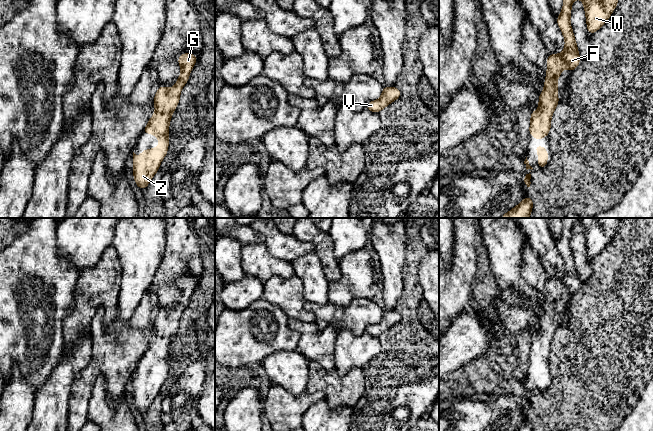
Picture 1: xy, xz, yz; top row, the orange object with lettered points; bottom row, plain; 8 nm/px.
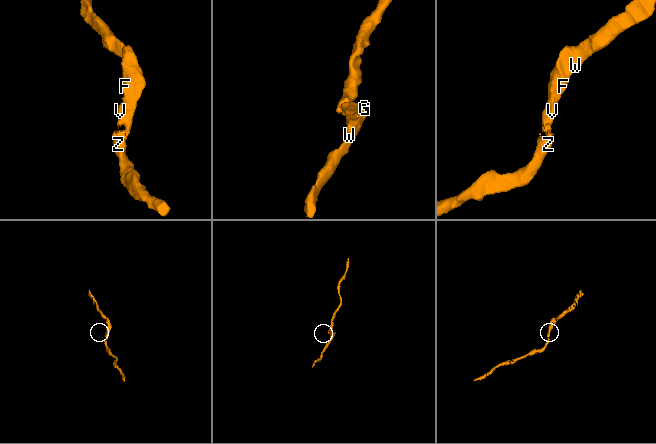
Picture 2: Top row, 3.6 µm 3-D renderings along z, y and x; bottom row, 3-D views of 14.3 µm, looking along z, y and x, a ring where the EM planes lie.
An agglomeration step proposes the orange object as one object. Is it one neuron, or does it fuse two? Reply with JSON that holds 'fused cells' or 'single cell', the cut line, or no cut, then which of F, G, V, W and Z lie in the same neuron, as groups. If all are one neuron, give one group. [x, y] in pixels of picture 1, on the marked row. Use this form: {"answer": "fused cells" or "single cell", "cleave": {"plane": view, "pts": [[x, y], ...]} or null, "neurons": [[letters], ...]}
{"answer": "single cell", "cleave": null, "neurons": [["F", "G", "V", "W", "Z"]]}

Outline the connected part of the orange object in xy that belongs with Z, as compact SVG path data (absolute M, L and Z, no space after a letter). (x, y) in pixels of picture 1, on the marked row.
M183 53L178 57L181 74L176 84L167 89L161 84L154 95L155 114L148 120L143 134L154 134L159 139L159 147L145 149L140 156L133 152L133 176L137 187L146 189L158 172L162 159L167 155L169 145L169 123L180 100L180 92L187 83L197 57L193 53Z

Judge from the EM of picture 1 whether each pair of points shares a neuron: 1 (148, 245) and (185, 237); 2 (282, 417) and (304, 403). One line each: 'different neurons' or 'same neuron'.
1: different neurons
2: same neuron

